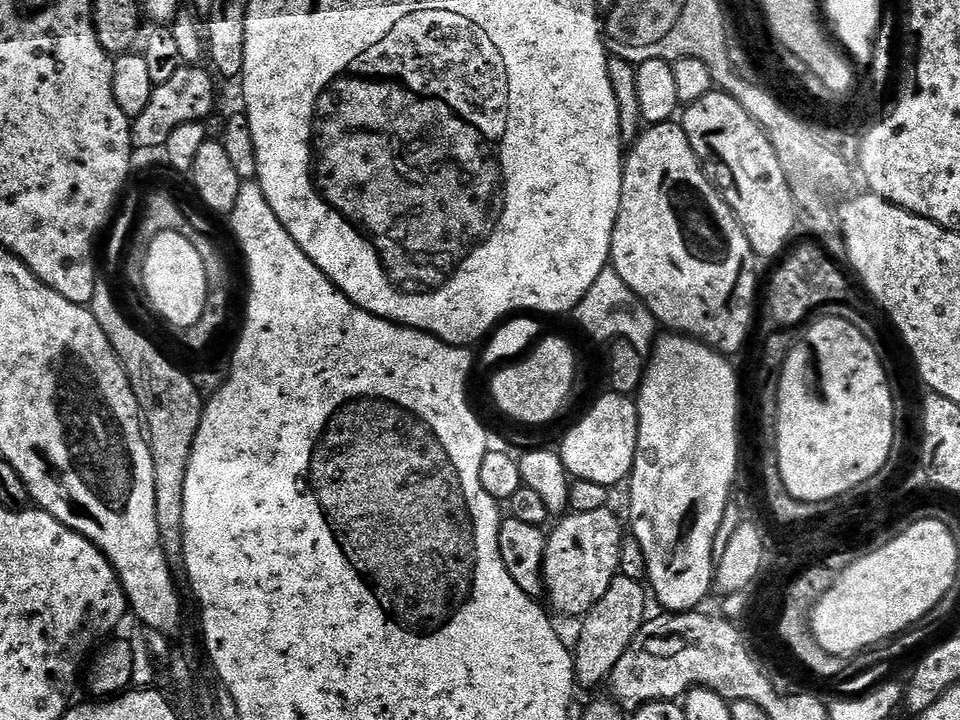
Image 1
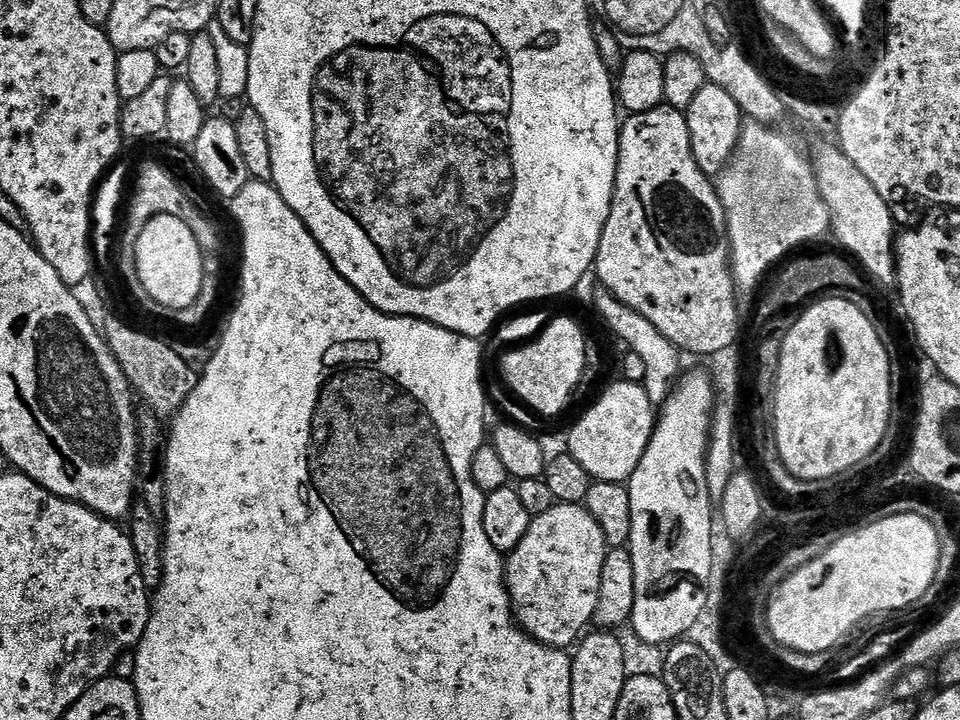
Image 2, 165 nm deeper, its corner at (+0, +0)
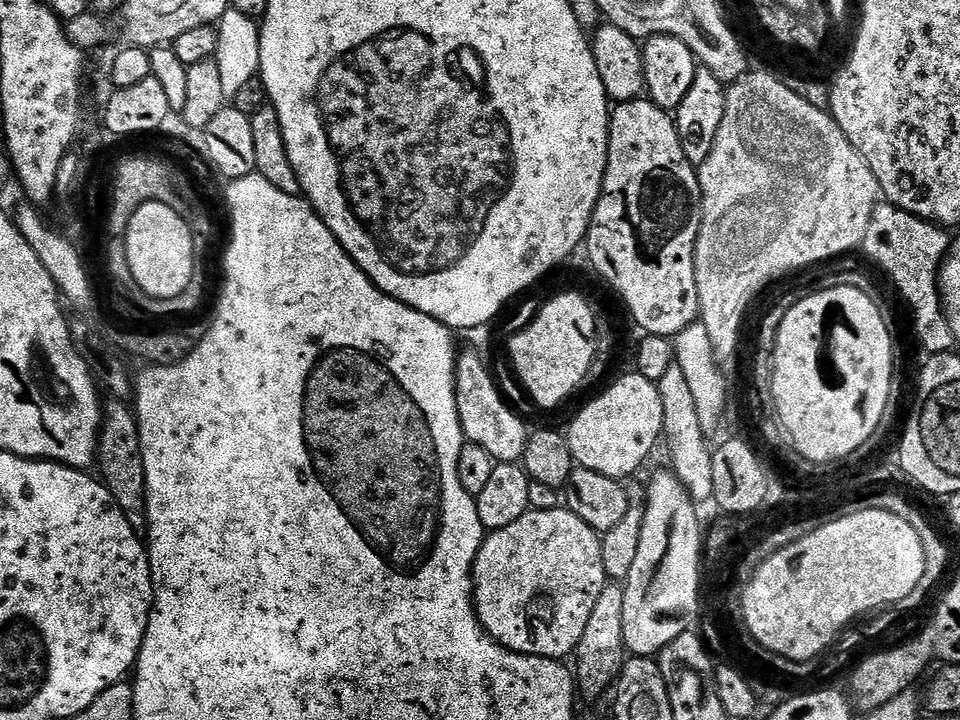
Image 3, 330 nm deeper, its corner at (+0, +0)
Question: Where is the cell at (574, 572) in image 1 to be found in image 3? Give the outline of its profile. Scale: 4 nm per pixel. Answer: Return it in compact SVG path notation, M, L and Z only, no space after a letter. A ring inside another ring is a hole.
M564 506L537 512L529 510L526 514L522 514L522 518L518 518L518 522L510 522L510 526L502 526L502 530L497 532L488 532L472 564L472 603L476 605L476 616L485 632L503 648L508 648L512 652L521 652L524 656L541 656L547 660L559 661L563 661L564 656L571 657L576 651L578 642L582 642L582 634L586 631L590 614L598 602L598 594L602 594L605 584L609 583L606 570L602 566L601 539L601 533L595 532L590 525L582 522L582 518L578 518L578 514L568 511Z

